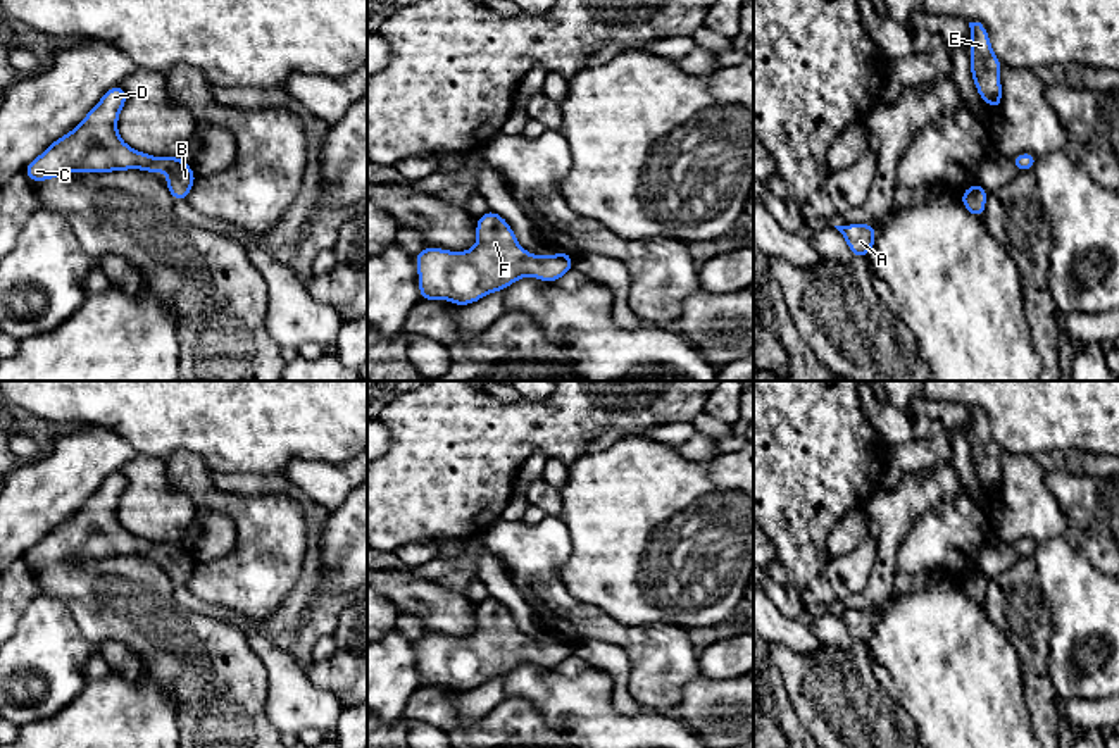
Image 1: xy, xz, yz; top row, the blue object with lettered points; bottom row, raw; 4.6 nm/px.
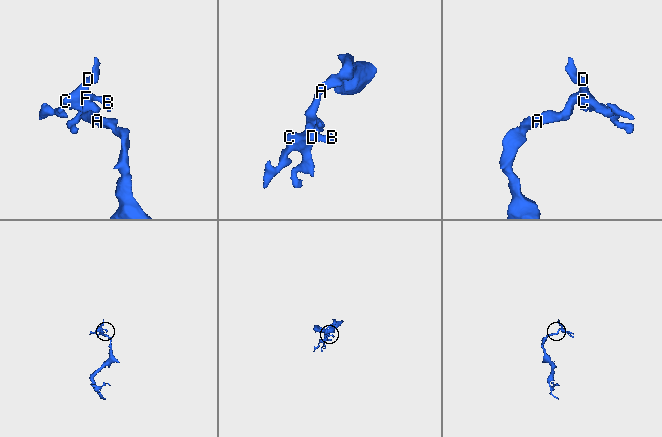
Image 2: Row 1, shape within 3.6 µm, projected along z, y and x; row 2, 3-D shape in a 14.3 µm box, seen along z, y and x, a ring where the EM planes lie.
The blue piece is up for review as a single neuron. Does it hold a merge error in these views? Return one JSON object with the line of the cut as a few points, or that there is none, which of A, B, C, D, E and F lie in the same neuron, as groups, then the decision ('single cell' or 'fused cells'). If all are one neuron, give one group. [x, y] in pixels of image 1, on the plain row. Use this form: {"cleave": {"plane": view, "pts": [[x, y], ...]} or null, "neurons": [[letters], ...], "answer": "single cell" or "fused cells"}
{"cleave": null, "neurons": [["A", "B", "C", "D", "E", "F"]], "answer": "single cell"}

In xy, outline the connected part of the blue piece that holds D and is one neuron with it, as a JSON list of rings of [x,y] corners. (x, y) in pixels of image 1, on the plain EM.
[[[122,472],[105,477],[100,488],[67,520],[55,526],[24,555],[33,569],[69,558],[112,558],[141,555],[167,558],[164,569],[174,586],[186,586],[197,560],[183,543],[153,543],[126,531],[117,519],[117,505],[128,481]]]

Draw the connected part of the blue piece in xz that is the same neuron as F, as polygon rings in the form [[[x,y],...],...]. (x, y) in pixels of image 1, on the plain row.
[[[493,596],[476,607],[476,620],[478,629],[467,638],[428,633],[416,639],[421,686],[471,691],[526,662],[555,669],[574,655],[572,641],[567,638],[526,638],[509,608]]]

